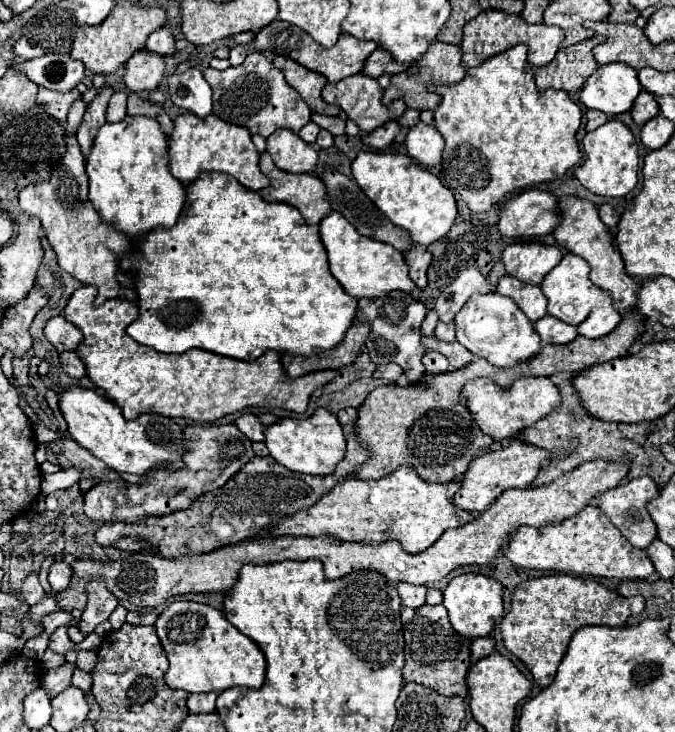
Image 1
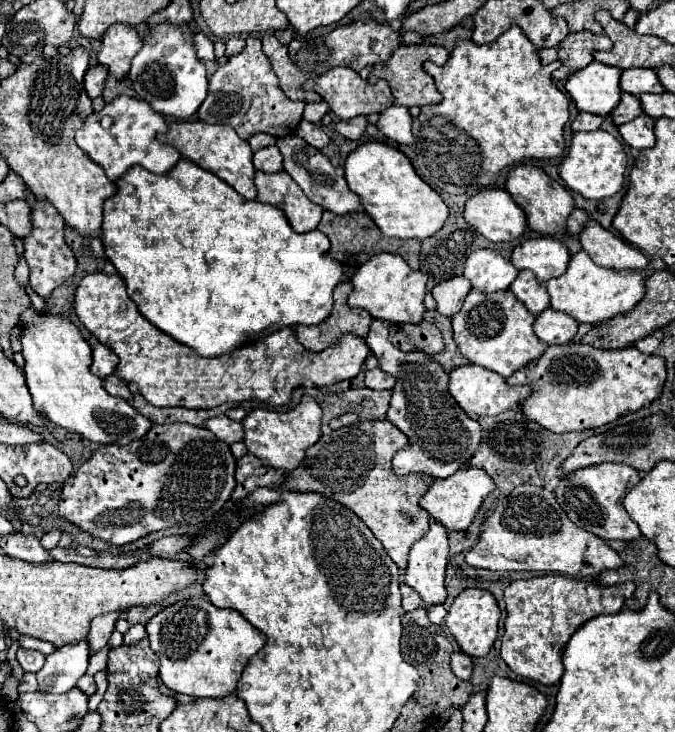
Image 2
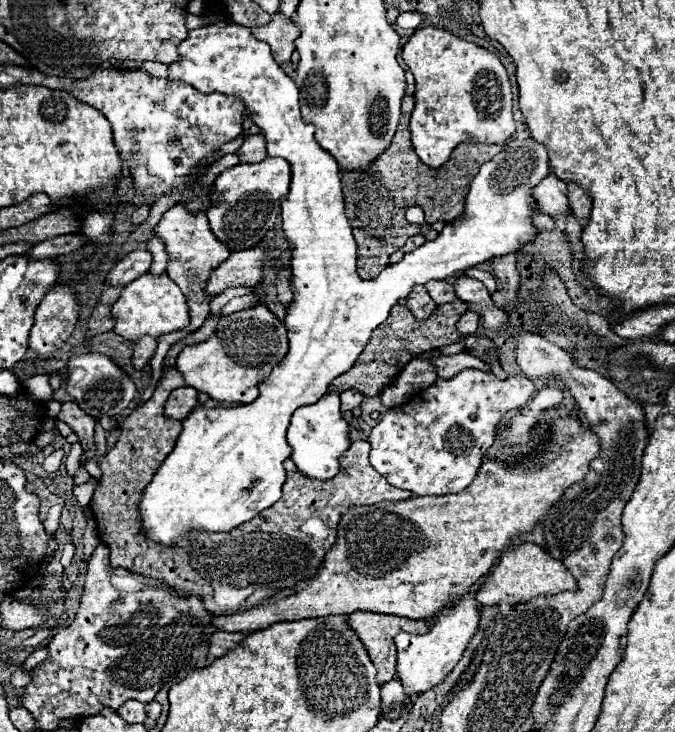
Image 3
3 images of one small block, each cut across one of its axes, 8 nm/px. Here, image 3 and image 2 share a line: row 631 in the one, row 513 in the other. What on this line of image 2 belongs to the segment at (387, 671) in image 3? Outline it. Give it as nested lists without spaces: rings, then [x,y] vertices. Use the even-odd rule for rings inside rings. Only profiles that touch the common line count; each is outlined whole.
[[[364,420],[364,422],[356,422],[350,426],[332,430],[306,450],[306,458],[300,462],[300,466],[296,470],[292,470],[292,474],[288,474],[288,480],[284,484],[280,484],[276,488],[258,488],[256,492],[252,492],[252,496],[244,498],[242,504],[256,504],[258,508],[262,508],[262,506],[280,502],[284,492],[318,492],[324,498],[332,498],[332,500],[344,504],[348,510],[352,510],[374,532],[374,536],[384,544],[384,550],[398,564],[400,572],[404,572],[410,546],[416,540],[420,540],[424,536],[424,532],[428,530],[430,516],[420,506],[420,498],[428,492],[428,488],[434,482],[434,478],[428,474],[414,472],[414,474],[406,474],[406,476],[396,476],[392,472],[394,454],[406,446],[408,446],[408,436],[404,436],[404,432],[396,430],[396,426],[390,424],[390,420]]]

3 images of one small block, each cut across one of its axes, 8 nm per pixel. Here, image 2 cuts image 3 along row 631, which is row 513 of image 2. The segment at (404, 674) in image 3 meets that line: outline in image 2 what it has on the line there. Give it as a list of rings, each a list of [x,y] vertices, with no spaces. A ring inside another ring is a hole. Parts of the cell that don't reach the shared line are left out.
[[[464,466],[460,468],[460,472],[452,474],[450,478],[444,480],[434,480],[434,484],[430,486],[430,490],[424,494],[424,498],[420,500],[420,506],[438,522],[442,522],[448,530],[466,530],[476,512],[480,510],[482,502],[486,500],[486,496],[490,492],[496,490],[494,480],[488,476],[488,472],[484,468],[474,468],[474,466]]]

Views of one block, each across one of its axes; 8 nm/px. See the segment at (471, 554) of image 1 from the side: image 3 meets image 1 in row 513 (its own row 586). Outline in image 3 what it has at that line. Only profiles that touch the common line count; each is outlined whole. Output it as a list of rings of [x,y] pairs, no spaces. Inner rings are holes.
[[[524,542],[524,544],[514,544],[508,552],[500,556],[496,566],[490,570],[490,574],[484,578],[482,590],[478,592],[476,600],[484,606],[494,606],[500,602],[508,604],[522,604],[540,596],[556,596],[564,590],[574,590],[578,588],[576,578],[560,564],[560,560],[548,556],[548,552],[536,544]]]

